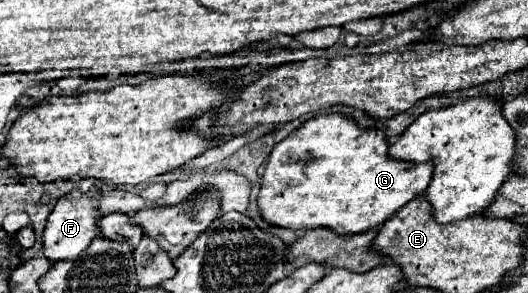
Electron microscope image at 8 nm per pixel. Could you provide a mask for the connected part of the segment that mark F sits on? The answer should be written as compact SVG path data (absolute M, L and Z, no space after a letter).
M93 188L87 194L73 190L57 202L57 206L53 208L53 212L47 218L45 232L43 232L43 256L51 264L63 262L63 260L75 260L91 244L91 240L99 236L99 226L97 226L99 214L95 208L95 204L99 204L99 200L101 200L101 192Z

